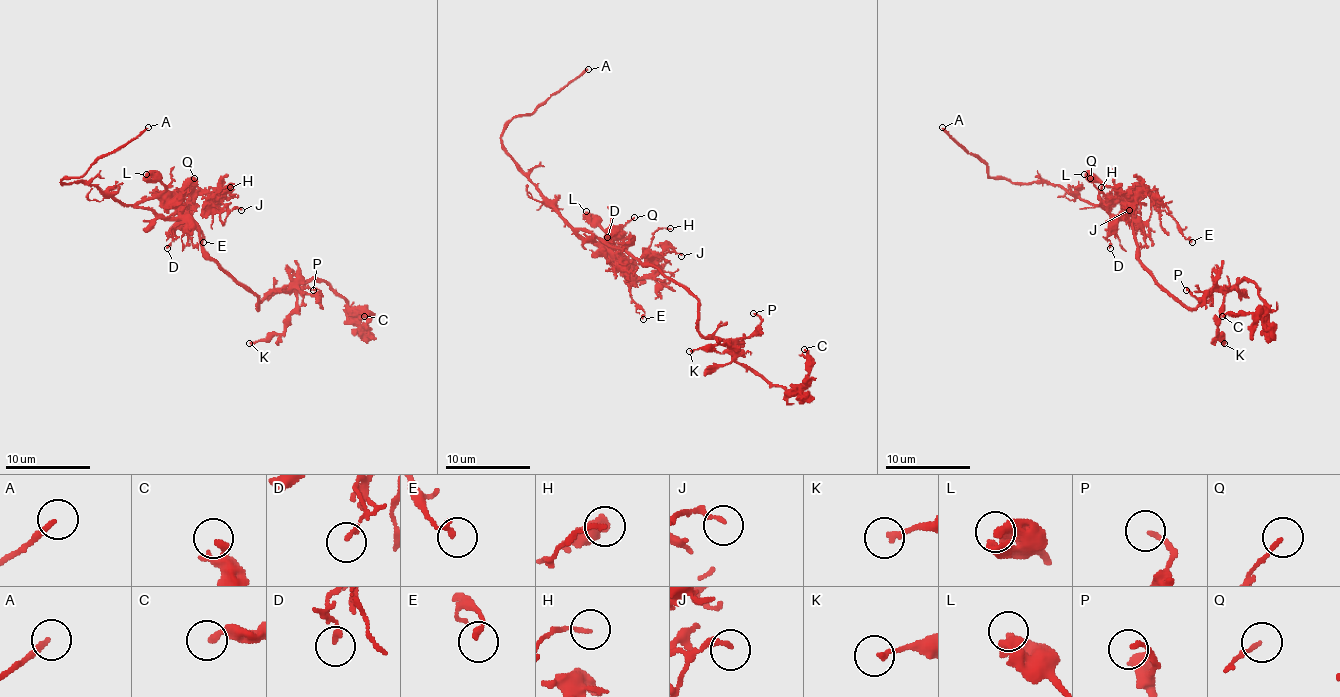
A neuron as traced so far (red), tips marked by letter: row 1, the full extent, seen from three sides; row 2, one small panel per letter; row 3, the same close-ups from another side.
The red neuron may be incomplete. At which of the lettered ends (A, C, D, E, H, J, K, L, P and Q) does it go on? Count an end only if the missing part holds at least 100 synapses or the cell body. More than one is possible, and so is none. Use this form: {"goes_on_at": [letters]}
{"goes_on_at": ["A"]}

